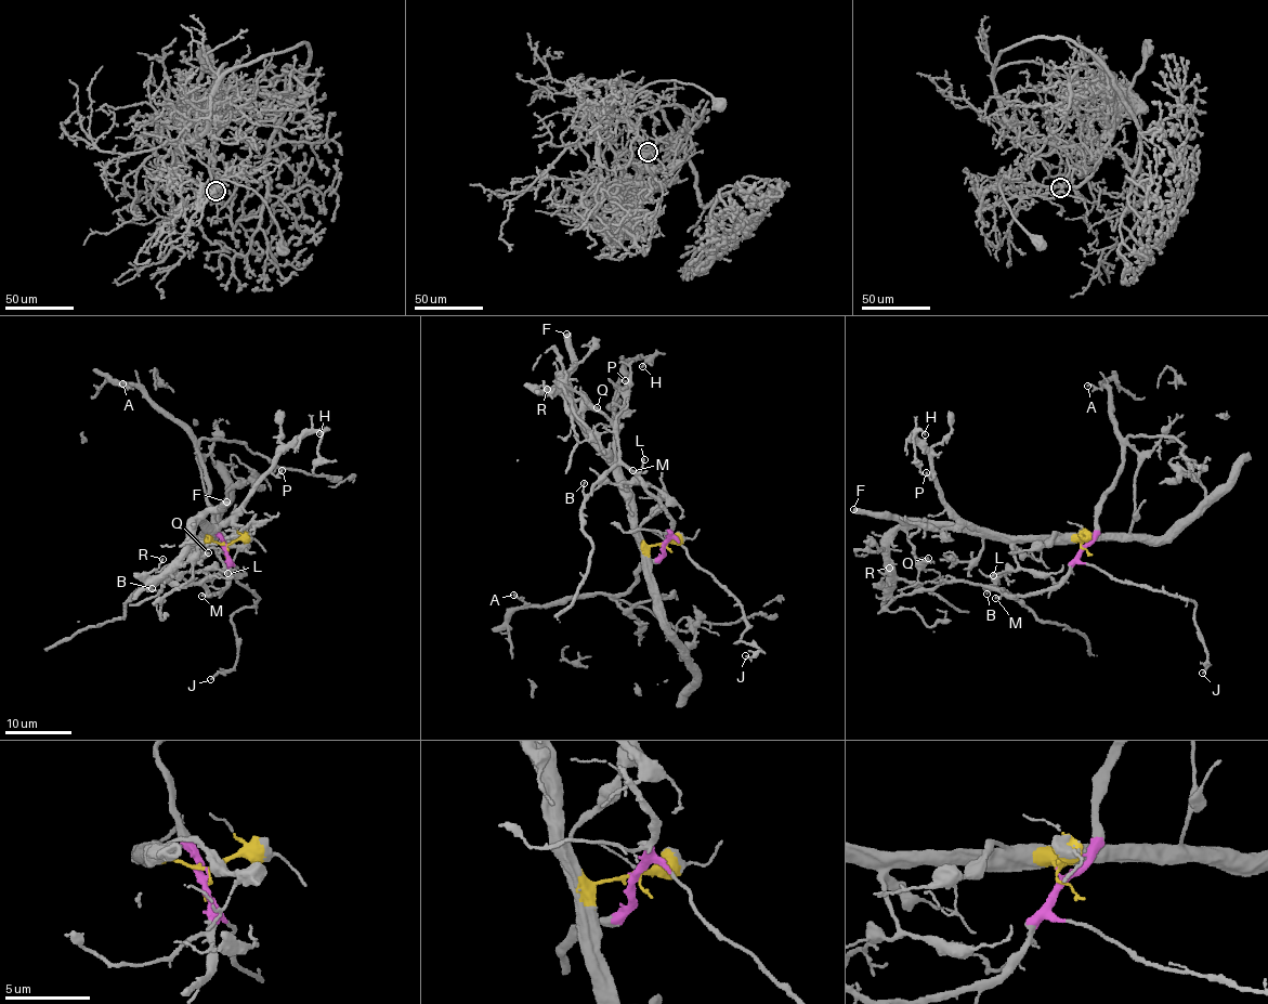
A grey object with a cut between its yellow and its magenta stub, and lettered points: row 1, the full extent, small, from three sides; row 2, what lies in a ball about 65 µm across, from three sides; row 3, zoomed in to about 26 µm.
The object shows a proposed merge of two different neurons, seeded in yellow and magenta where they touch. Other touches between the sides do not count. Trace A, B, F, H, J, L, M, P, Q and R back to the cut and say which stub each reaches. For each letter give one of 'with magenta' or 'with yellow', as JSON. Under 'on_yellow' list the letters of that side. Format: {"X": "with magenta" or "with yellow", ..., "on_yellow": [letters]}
{"A": "with magenta", "B": "with magenta", "F": "with yellow", "H": "with yellow", "J": "with magenta", "L": "with yellow", "M": "with magenta", "P": "with yellow", "Q": "with yellow", "R": "with yellow", "on_yellow": ["F", "H", "L", "P", "Q", "R"]}

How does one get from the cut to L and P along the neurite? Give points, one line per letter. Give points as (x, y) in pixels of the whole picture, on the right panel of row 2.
L: (1082, 544), (1079, 539), (1018, 542), (1012, 555), (1018, 568), (992, 576)
P: (1082, 544), (1079, 539), (1022, 539), (970, 529), (953, 513), (933, 473), (932, 479), (927, 471)

